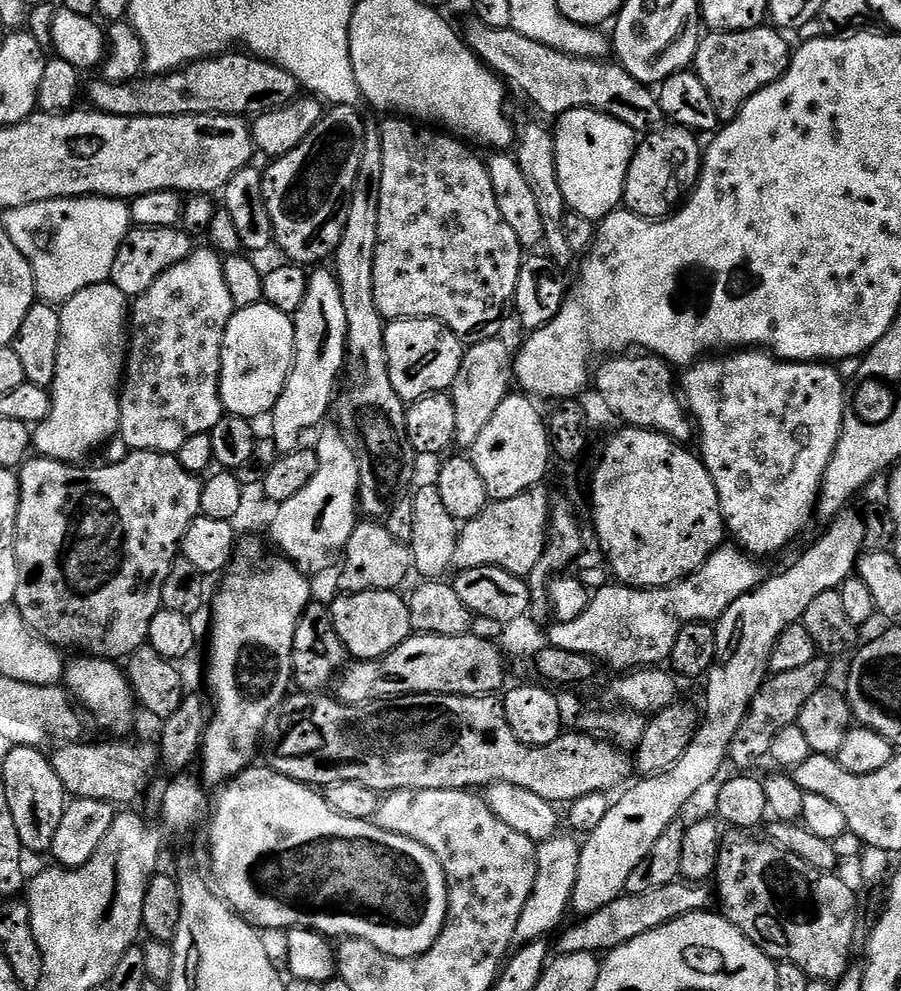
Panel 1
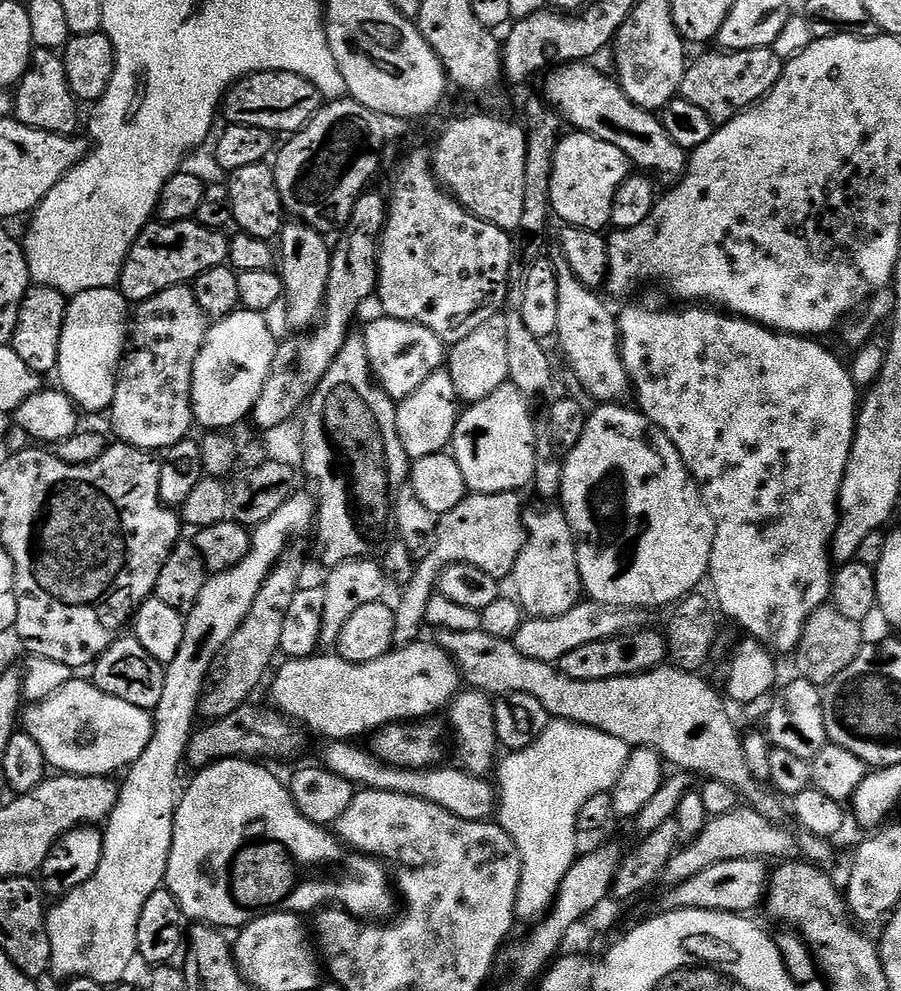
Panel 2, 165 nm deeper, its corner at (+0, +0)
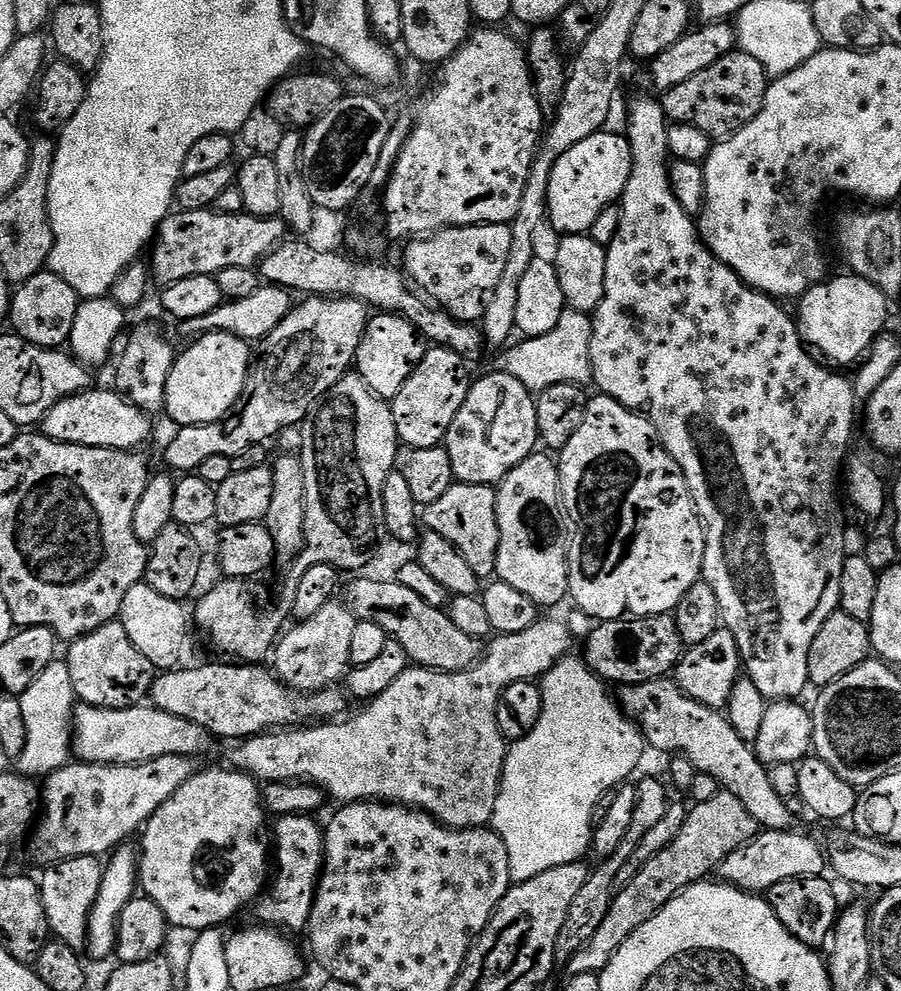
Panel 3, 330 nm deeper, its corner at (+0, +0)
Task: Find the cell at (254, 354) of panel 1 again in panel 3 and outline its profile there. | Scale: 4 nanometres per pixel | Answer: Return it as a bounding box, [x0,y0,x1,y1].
[164,332,254,426]

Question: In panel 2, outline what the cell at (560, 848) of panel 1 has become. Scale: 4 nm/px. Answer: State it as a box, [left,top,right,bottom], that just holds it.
[498,719,629,921]

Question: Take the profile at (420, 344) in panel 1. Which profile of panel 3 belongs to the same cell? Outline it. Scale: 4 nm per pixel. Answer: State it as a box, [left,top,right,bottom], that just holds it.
[354,314,425,402]

